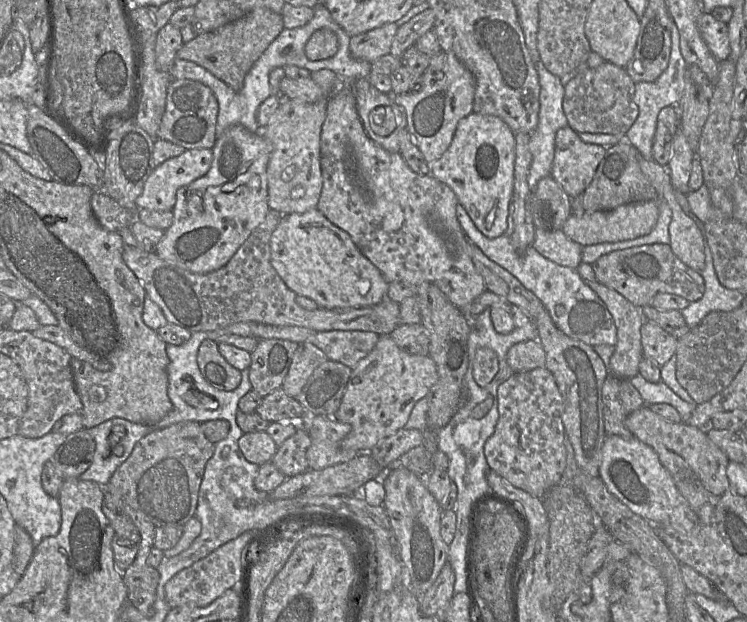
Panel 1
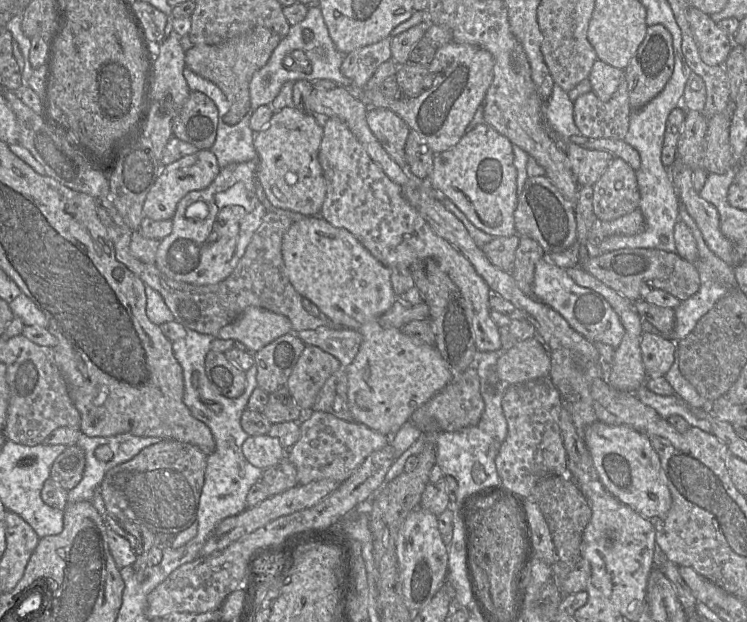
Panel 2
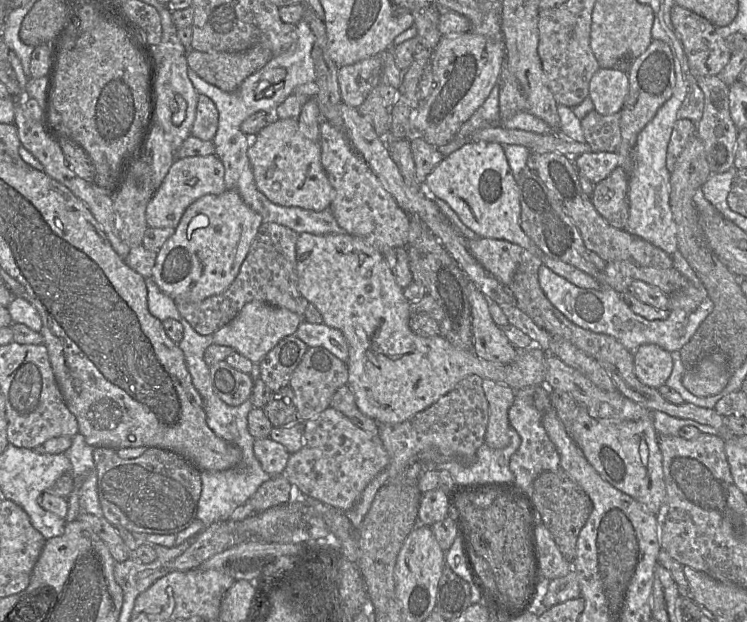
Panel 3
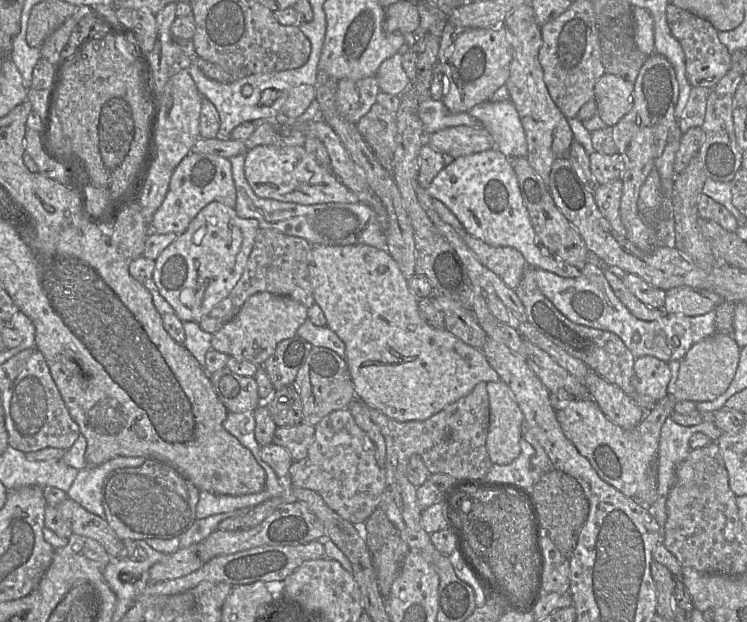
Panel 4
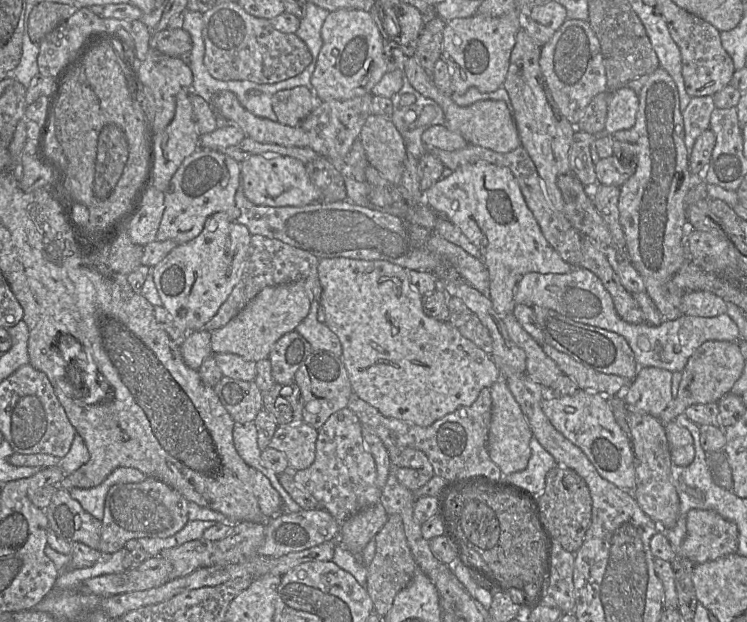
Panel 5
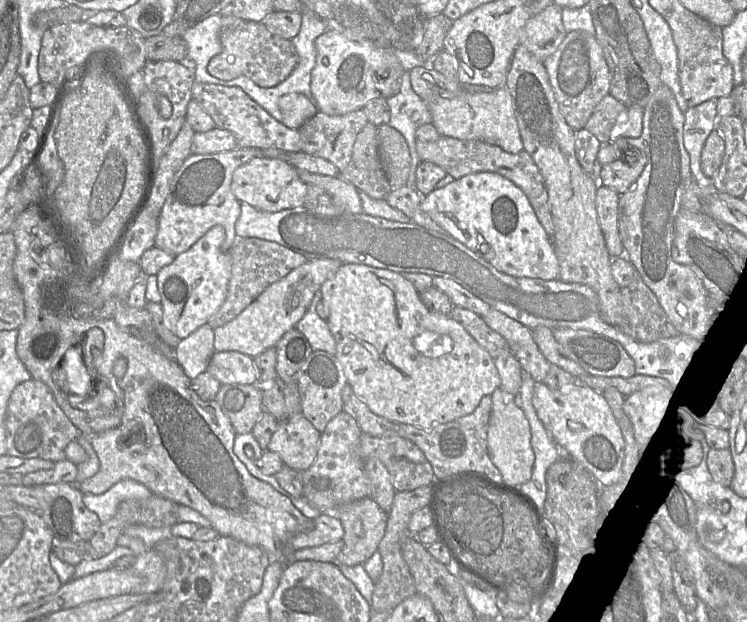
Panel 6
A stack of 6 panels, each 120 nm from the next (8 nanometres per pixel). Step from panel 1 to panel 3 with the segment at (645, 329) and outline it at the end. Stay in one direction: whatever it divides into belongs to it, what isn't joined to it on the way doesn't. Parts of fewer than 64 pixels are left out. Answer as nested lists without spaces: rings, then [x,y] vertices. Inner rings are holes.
[[[643,344],[634,352],[634,373],[646,386],[655,388],[666,384],[673,369],[671,353],[655,344]]]

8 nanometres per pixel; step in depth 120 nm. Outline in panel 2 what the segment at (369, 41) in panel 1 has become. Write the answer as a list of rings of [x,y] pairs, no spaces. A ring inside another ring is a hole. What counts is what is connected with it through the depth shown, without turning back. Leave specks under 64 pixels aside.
[[[390,35],[377,43],[358,48],[345,55],[340,67],[341,73],[354,85],[364,88],[376,69],[391,59]]]

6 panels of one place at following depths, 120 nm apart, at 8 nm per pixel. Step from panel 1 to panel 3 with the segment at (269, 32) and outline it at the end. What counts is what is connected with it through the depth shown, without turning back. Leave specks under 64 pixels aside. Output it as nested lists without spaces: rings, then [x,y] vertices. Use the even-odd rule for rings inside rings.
[[[254,46],[242,52],[189,50],[187,64],[200,78],[225,92],[237,90],[242,82],[273,58],[272,52]]]

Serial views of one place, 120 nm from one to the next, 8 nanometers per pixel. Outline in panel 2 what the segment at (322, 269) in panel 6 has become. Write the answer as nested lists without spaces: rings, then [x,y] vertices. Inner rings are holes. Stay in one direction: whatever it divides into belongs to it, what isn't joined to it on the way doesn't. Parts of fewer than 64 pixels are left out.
[[[250,306],[232,323],[222,327],[215,337],[238,340],[251,353],[255,353],[290,332],[292,325],[286,316]]]

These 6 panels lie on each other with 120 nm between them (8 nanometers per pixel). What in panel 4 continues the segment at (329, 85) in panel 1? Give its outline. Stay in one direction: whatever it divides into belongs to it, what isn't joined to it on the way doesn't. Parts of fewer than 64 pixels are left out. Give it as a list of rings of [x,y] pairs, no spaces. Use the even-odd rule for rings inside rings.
[[[256,146],[245,154],[244,175],[260,198],[301,205],[359,203],[358,197],[331,170],[323,168],[303,146]]]

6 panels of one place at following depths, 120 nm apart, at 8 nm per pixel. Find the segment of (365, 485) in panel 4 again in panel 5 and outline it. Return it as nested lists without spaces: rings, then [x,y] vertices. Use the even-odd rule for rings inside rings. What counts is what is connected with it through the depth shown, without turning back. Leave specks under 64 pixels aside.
[[[349,408],[333,413],[318,429],[315,460],[310,467],[292,471],[298,485],[307,490],[340,523],[379,503],[382,490],[377,486],[374,458],[362,436],[361,423]]]

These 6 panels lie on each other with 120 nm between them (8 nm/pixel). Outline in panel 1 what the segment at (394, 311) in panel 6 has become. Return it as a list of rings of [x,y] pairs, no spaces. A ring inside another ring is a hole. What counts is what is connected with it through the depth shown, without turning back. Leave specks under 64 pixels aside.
[[[317,208],[283,215],[270,240],[271,264],[289,289],[312,299],[318,308],[354,309],[373,306],[386,299],[389,284],[379,269],[358,249],[344,230],[332,224]],[[389,335],[379,336],[372,351],[352,369],[340,406],[333,416],[336,421],[351,426],[351,431],[342,441],[341,447],[358,453],[368,453],[379,441],[403,429],[415,404],[427,396],[438,380],[436,364],[429,355],[409,354],[400,349]],[[538,339],[513,345],[508,350],[506,359],[514,372],[530,371],[546,366],[545,351]]]

